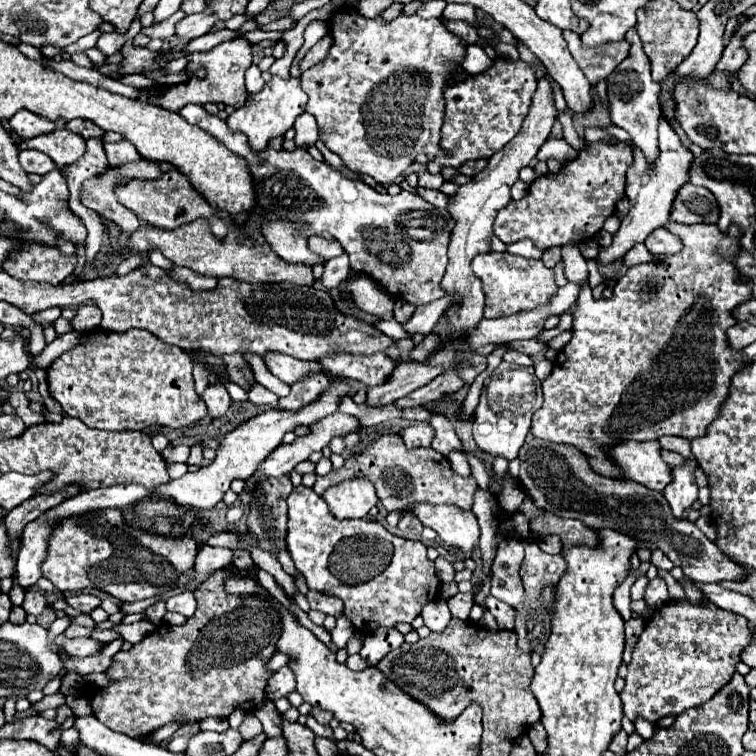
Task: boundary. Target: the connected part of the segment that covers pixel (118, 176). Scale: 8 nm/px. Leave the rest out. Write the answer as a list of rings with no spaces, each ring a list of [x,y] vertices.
[[[136,162],[136,164],[124,164],[118,168],[108,168],[104,174],[90,178],[88,182],[84,182],[82,186],[82,204],[96,210],[98,214],[102,214],[106,220],[114,222],[120,226],[122,230],[122,240],[126,242],[130,238],[132,232],[138,230],[140,226],[140,218],[132,212],[128,212],[126,208],[122,208],[122,204],[116,200],[112,186],[116,182],[128,180],[128,178],[144,178],[144,180],[152,180],[158,178],[158,174],[162,174],[152,162]]]

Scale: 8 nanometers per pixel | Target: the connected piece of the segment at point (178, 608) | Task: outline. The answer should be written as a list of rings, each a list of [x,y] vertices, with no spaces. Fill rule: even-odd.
[[[186,590],[184,594],[178,594],[170,600],[166,600],[166,608],[172,610],[172,612],[180,612],[184,616],[192,616],[194,610],[196,610],[196,598],[190,590]]]

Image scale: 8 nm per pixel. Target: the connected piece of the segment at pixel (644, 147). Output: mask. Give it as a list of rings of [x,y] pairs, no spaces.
[[[628,30],[626,40],[630,42],[630,54],[620,62],[620,66],[608,76],[608,98],[610,98],[610,116],[612,122],[620,128],[624,128],[630,136],[632,142],[644,152],[646,162],[650,166],[656,164],[658,160],[658,118],[660,118],[660,84],[656,84],[650,78],[650,62],[648,56],[642,50],[642,42],[636,34],[636,30]]]

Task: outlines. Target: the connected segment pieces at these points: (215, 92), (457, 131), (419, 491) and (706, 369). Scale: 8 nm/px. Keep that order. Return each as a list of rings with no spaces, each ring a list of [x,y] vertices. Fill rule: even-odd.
[[[236,38],[236,40],[228,40],[218,44],[216,48],[208,50],[208,52],[194,52],[194,54],[186,54],[188,64],[186,64],[186,74],[188,74],[188,82],[182,84],[152,84],[148,88],[142,88],[138,98],[140,102],[148,102],[154,106],[162,106],[166,110],[174,110],[180,112],[186,104],[206,104],[206,102],[214,102],[214,104],[230,104],[234,108],[242,108],[248,100],[248,90],[244,86],[244,74],[246,70],[252,66],[252,50],[250,50],[250,42],[246,42],[244,38]],[[196,70],[206,70],[204,78],[194,76]],[[150,92],[158,92],[154,94],[154,98],[150,96]]]
[[[496,58],[494,66],[482,74],[454,82],[446,94],[448,106],[442,126],[442,146],[452,150],[452,158],[434,158],[428,166],[430,174],[440,172],[438,168],[442,166],[458,168],[466,160],[490,158],[504,148],[504,144],[520,132],[536,86],[538,82],[530,64],[522,60],[512,62],[506,58]]]
[[[388,432],[388,434],[382,434],[376,442],[372,442],[364,452],[350,456],[338,472],[332,470],[326,476],[318,476],[312,490],[316,494],[324,494],[330,486],[336,486],[344,480],[360,478],[360,476],[368,478],[374,484],[376,494],[388,512],[396,512],[396,510],[402,512],[408,506],[422,504],[422,502],[436,505],[456,505],[463,510],[471,510],[472,494],[478,486],[472,476],[470,478],[458,476],[450,468],[450,462],[440,452],[436,452],[432,448],[408,450],[404,446],[400,434]]]
[[[668,222],[666,228],[670,232],[674,232],[676,236],[680,236],[682,244],[684,244],[684,252],[680,254],[672,254],[672,256],[660,256],[664,258],[664,266],[634,266],[630,268],[614,286],[614,292],[608,300],[594,300],[592,289],[580,290],[578,296],[578,308],[574,312],[574,326],[572,326],[572,340],[558,352],[556,360],[554,360],[554,368],[552,374],[542,382],[542,390],[544,390],[544,404],[542,408],[532,416],[532,432],[534,436],[542,438],[542,440],[550,440],[550,442],[558,442],[558,444],[572,444],[578,450],[582,450],[588,460],[590,466],[602,474],[602,476],[624,476],[622,468],[616,466],[612,462],[612,458],[602,450],[610,444],[618,444],[622,440],[658,440],[664,434],[674,434],[674,436],[682,436],[682,438],[698,438],[706,434],[708,424],[718,416],[718,408],[724,402],[726,394],[728,394],[728,386],[732,376],[744,368],[744,364],[748,364],[750,360],[742,354],[742,352],[734,352],[728,350],[728,344],[724,342],[724,330],[730,324],[736,324],[736,320],[732,318],[732,310],[750,300],[752,298],[752,288],[748,284],[740,284],[736,282],[738,276],[742,276],[734,264],[732,258],[734,254],[740,250],[736,238],[740,238],[740,230],[736,230],[736,226],[732,226],[732,230],[728,230],[728,234],[720,234],[720,230],[714,224],[696,224],[696,226],[686,226],[686,224],[676,224],[676,222]],[[694,288],[704,288],[704,294],[696,292]]]

